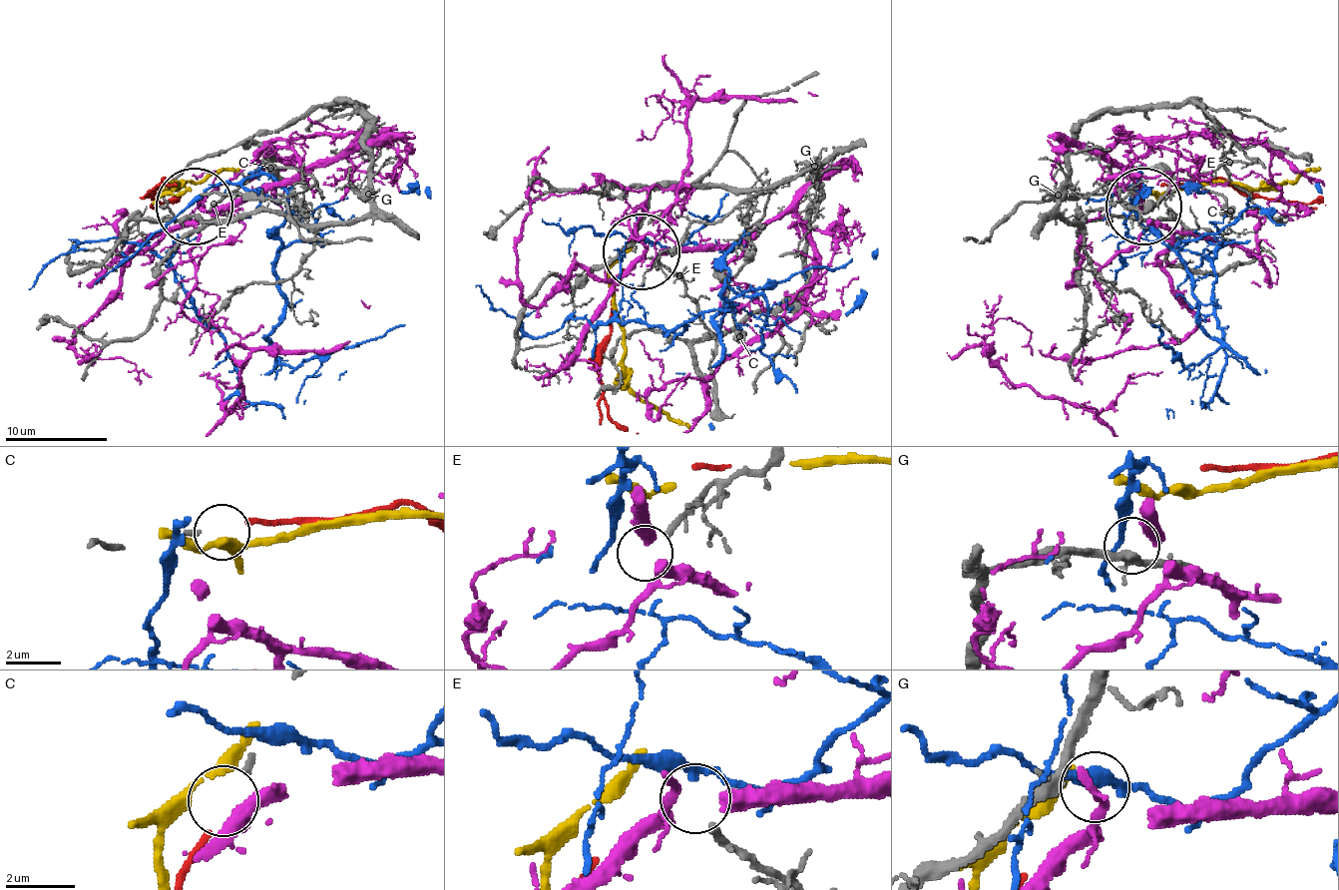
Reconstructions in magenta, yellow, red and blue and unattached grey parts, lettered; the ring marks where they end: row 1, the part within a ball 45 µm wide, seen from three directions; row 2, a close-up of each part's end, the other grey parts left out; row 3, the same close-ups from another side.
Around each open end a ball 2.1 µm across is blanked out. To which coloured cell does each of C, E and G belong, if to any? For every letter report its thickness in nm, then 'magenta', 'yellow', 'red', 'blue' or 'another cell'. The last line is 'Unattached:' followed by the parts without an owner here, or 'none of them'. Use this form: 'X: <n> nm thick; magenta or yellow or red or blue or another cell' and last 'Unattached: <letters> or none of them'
C: 140 nm thick; red
E: 170 nm thick; another cell
G: 280 nm thick; another cell
Unattached: E, G

